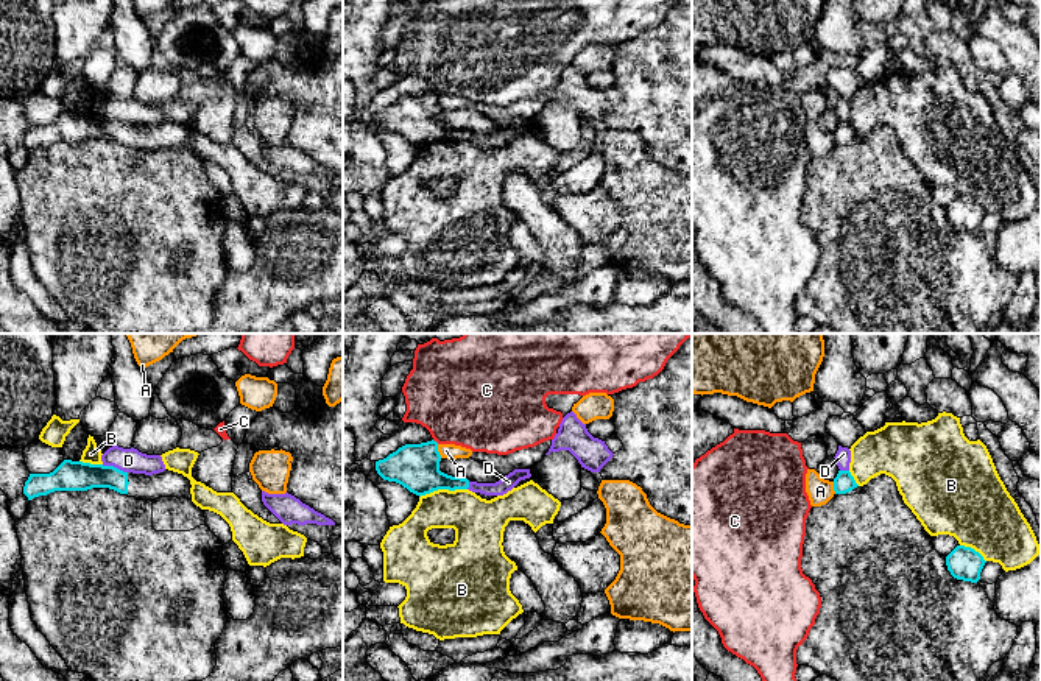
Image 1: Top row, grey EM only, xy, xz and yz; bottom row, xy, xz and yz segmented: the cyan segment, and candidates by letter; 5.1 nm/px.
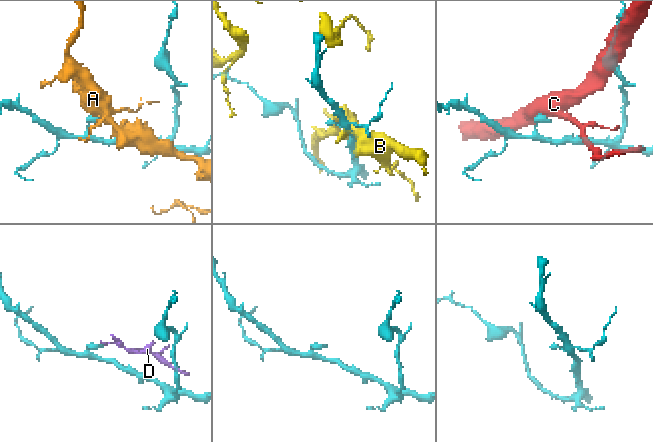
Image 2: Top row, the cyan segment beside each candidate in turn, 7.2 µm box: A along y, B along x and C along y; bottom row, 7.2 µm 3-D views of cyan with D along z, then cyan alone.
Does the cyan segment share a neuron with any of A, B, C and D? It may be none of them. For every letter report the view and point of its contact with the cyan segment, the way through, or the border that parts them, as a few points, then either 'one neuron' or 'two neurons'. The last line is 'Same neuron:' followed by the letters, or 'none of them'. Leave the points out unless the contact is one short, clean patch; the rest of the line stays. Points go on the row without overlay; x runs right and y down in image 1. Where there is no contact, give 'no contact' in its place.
A: meets cyan in xz at (437, 102); border along xz (437, 95), (441, 108); two neurons
B: meets cyan in xz at (443, 139); two neurons
C: meets cyan in xz at (435, 92); two neurons
D: meets cyan in xy at (114, 119); border along xy (102, 116), (111, 116), (127, 123); two neurons
Same neuron: none of them

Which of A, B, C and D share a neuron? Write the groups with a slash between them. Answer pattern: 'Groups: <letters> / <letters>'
Groups: A / B / C / D

